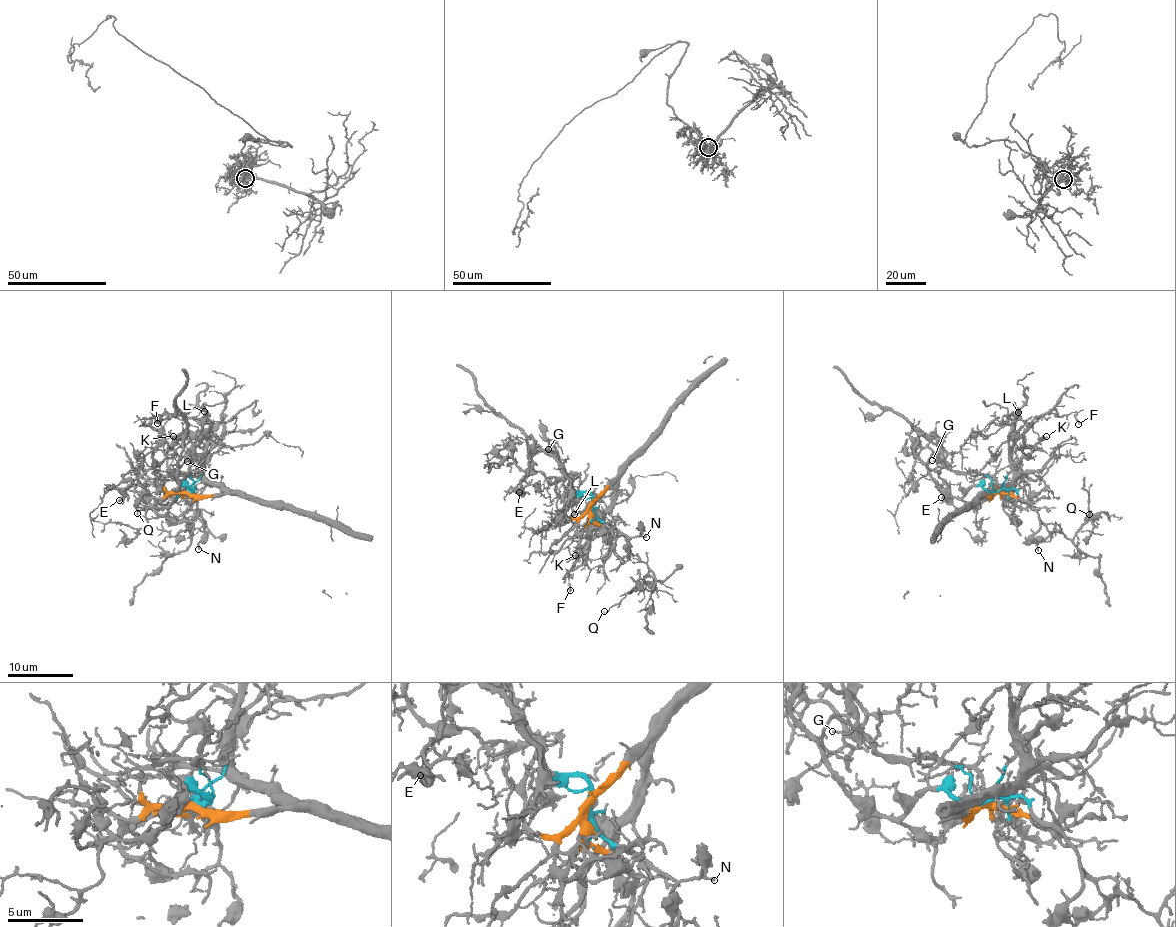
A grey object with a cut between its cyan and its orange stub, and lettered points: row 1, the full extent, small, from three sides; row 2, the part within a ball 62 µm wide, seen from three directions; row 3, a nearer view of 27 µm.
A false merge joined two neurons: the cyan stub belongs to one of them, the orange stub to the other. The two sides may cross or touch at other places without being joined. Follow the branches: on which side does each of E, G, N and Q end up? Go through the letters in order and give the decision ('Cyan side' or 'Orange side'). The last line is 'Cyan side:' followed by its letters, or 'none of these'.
E: Cyan side
G: Cyan side
N: Cyan side
Q: Cyan side
Cyan side: E, G, N, Q

